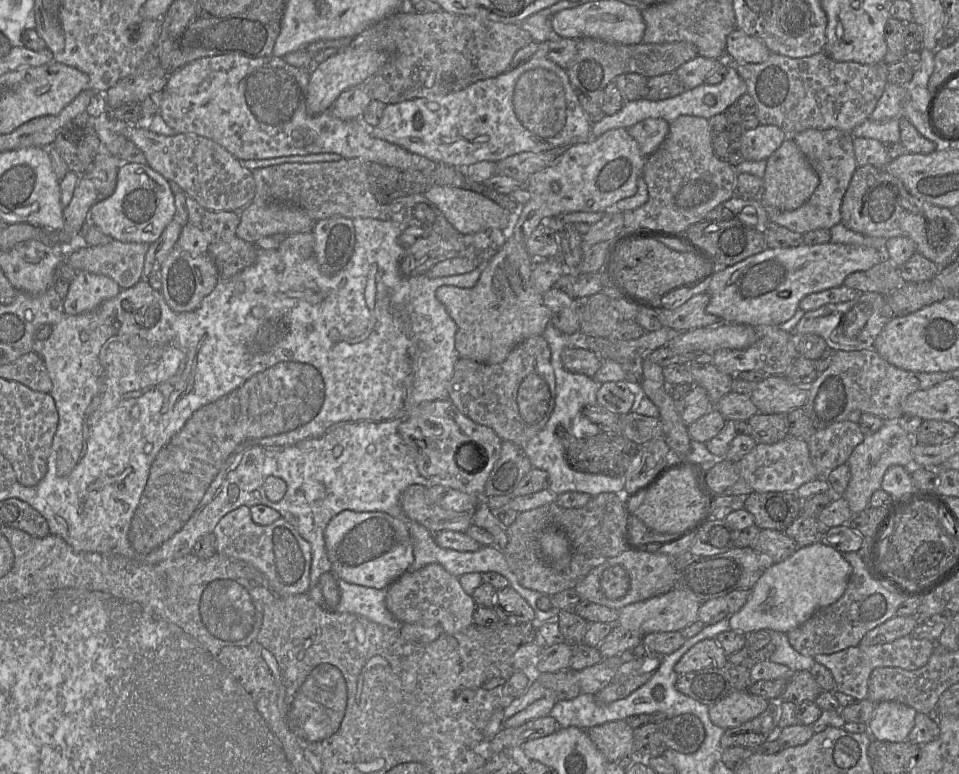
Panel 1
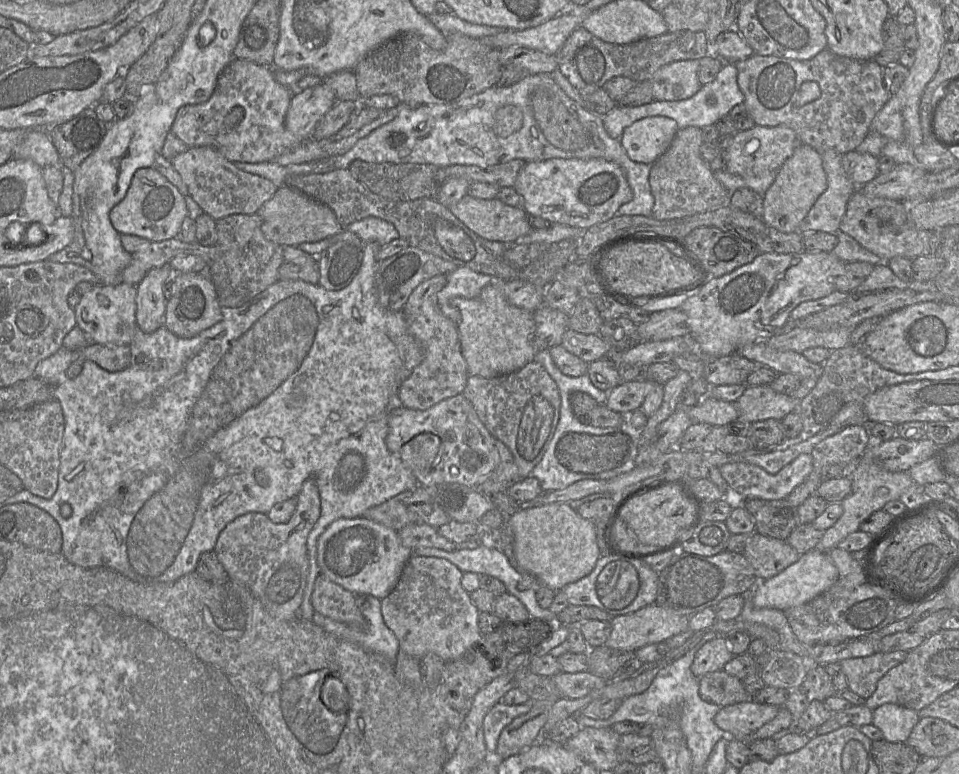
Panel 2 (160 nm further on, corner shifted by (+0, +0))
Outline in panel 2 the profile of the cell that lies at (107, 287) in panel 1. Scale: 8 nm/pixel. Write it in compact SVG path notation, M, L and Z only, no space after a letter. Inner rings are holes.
M119 283L117 285L94 285L93 289L81 296L74 308L76 325L88 336L92 343L115 346L129 346L136 330L136 286Z

